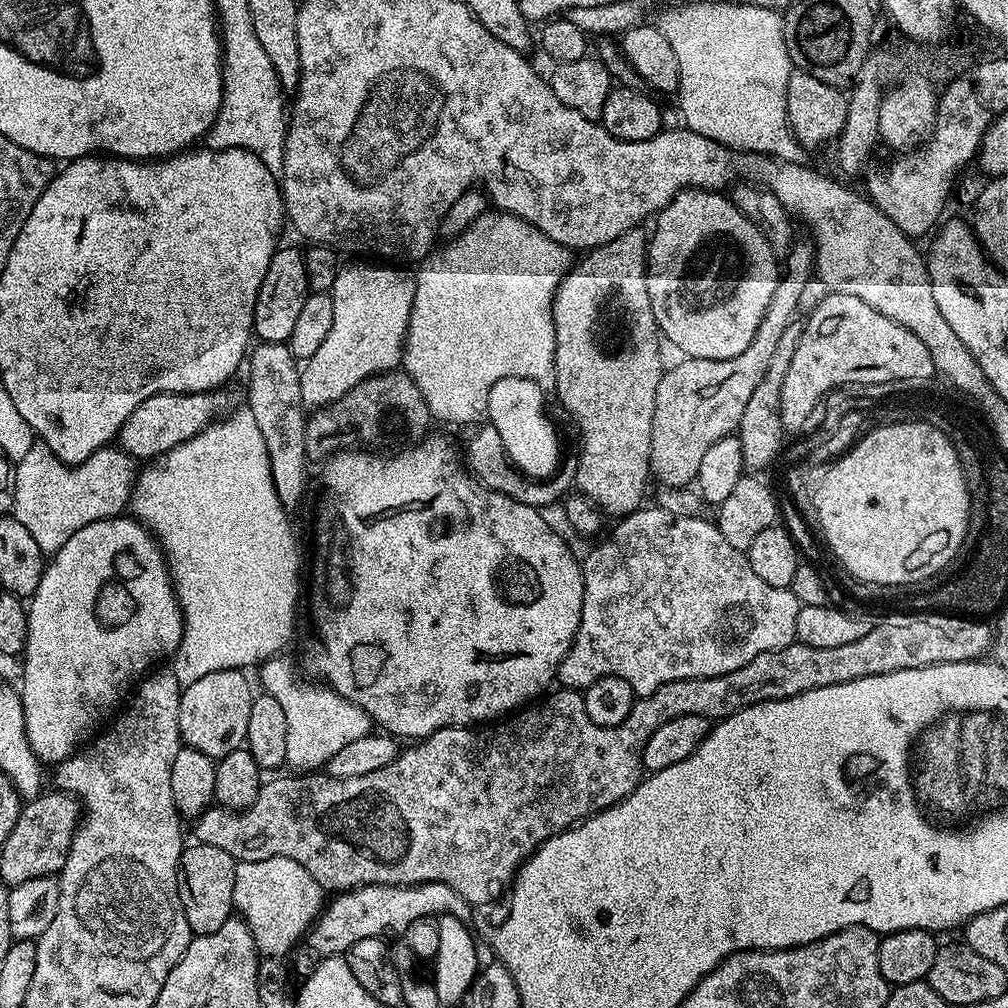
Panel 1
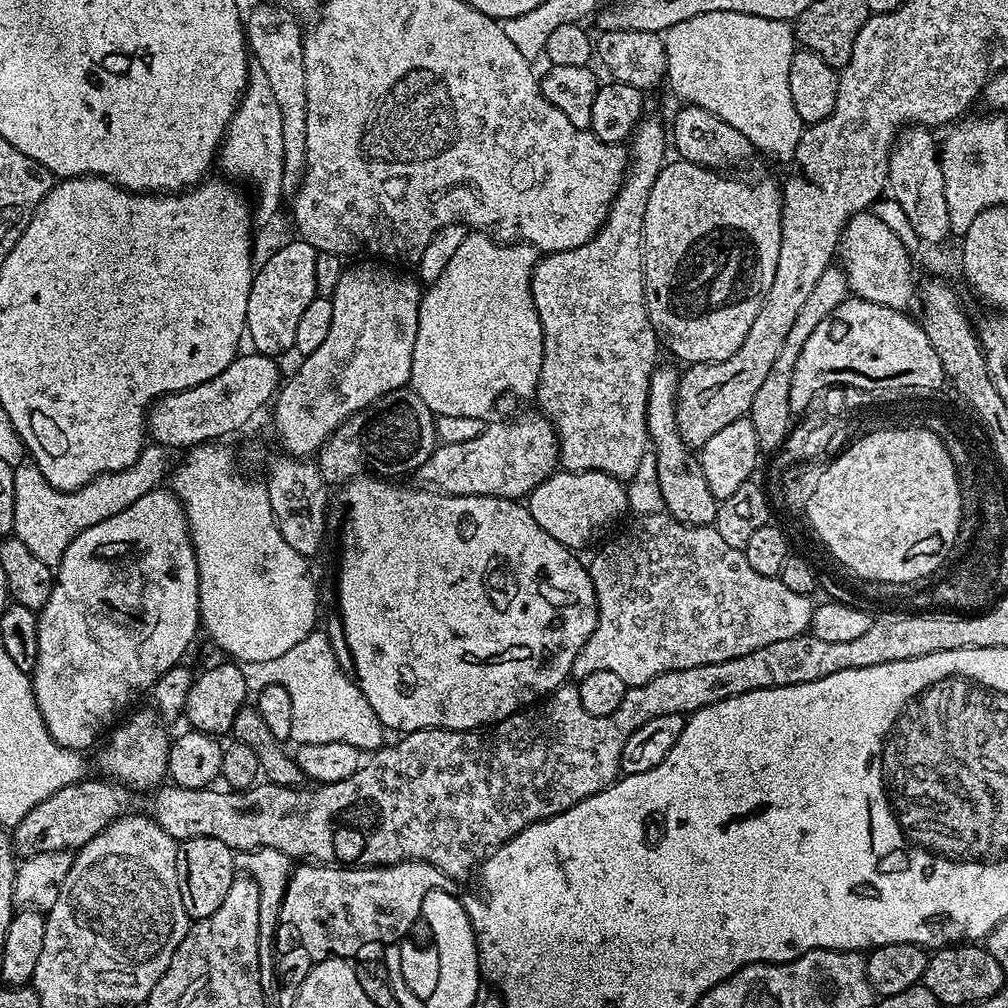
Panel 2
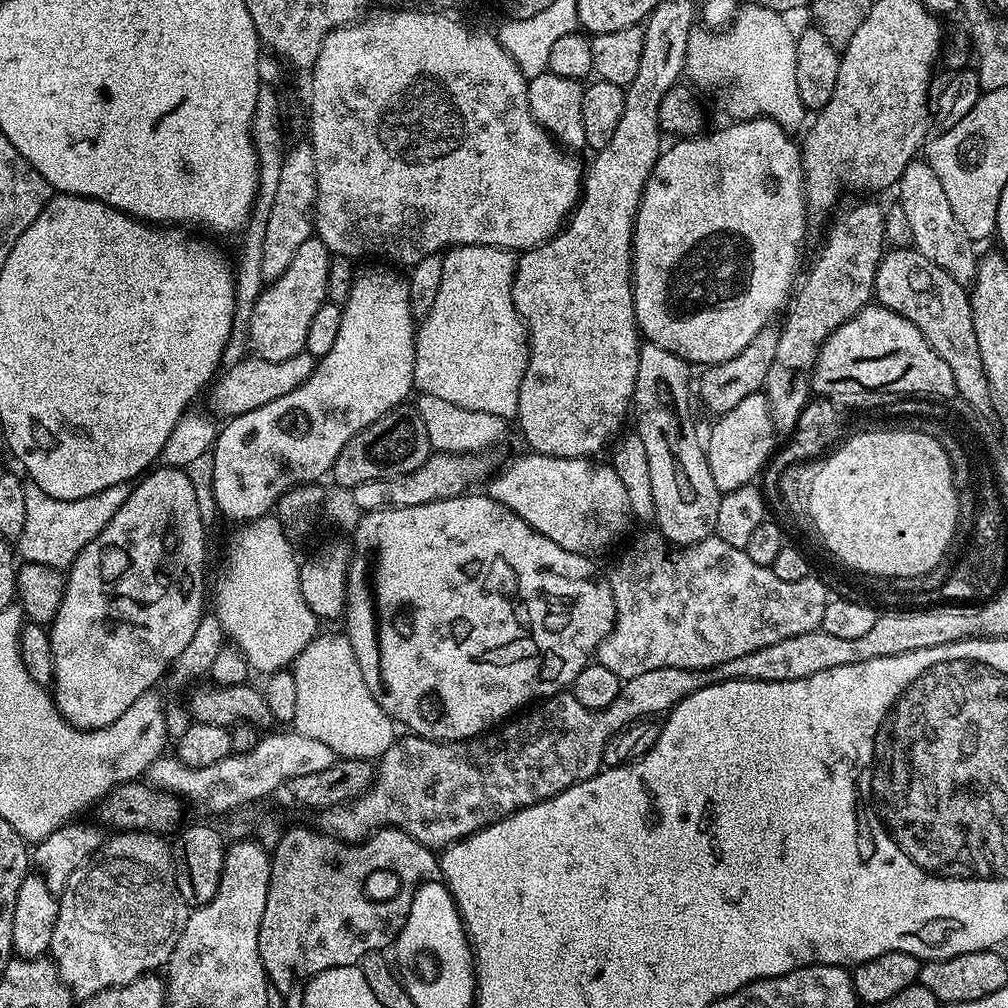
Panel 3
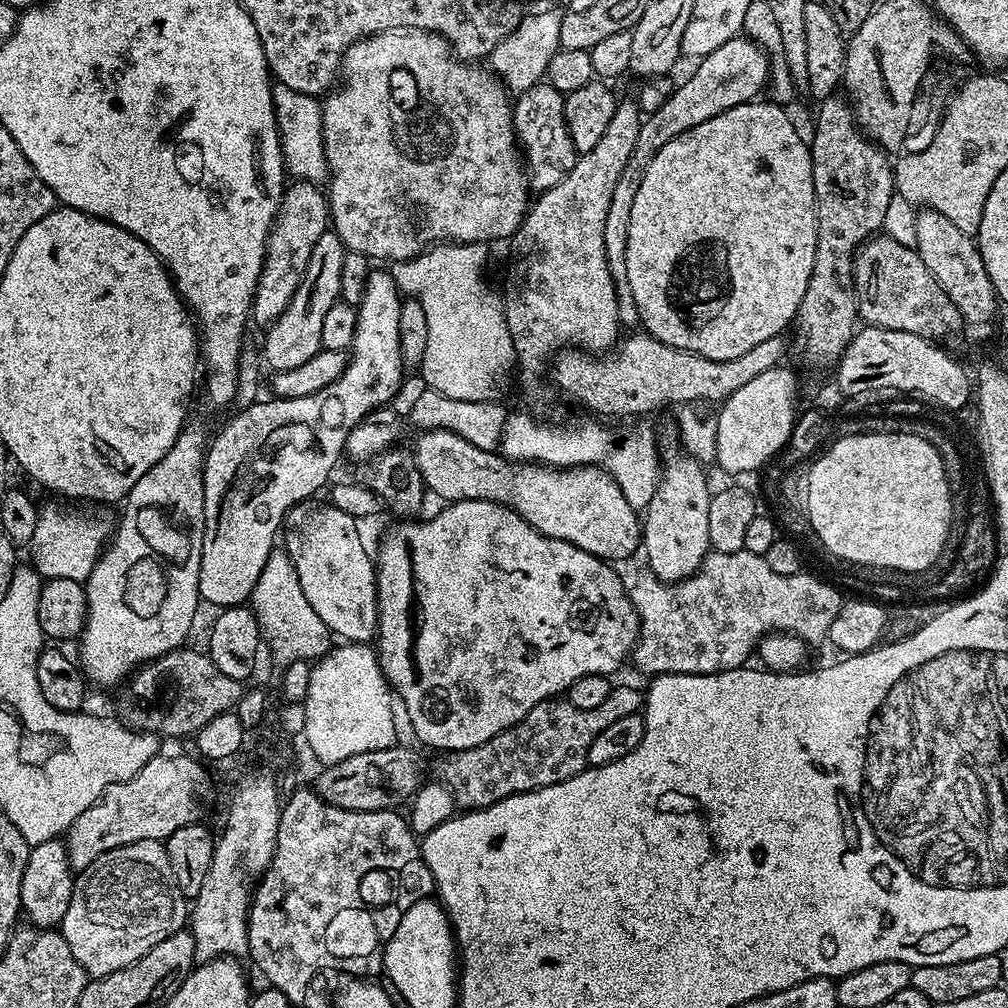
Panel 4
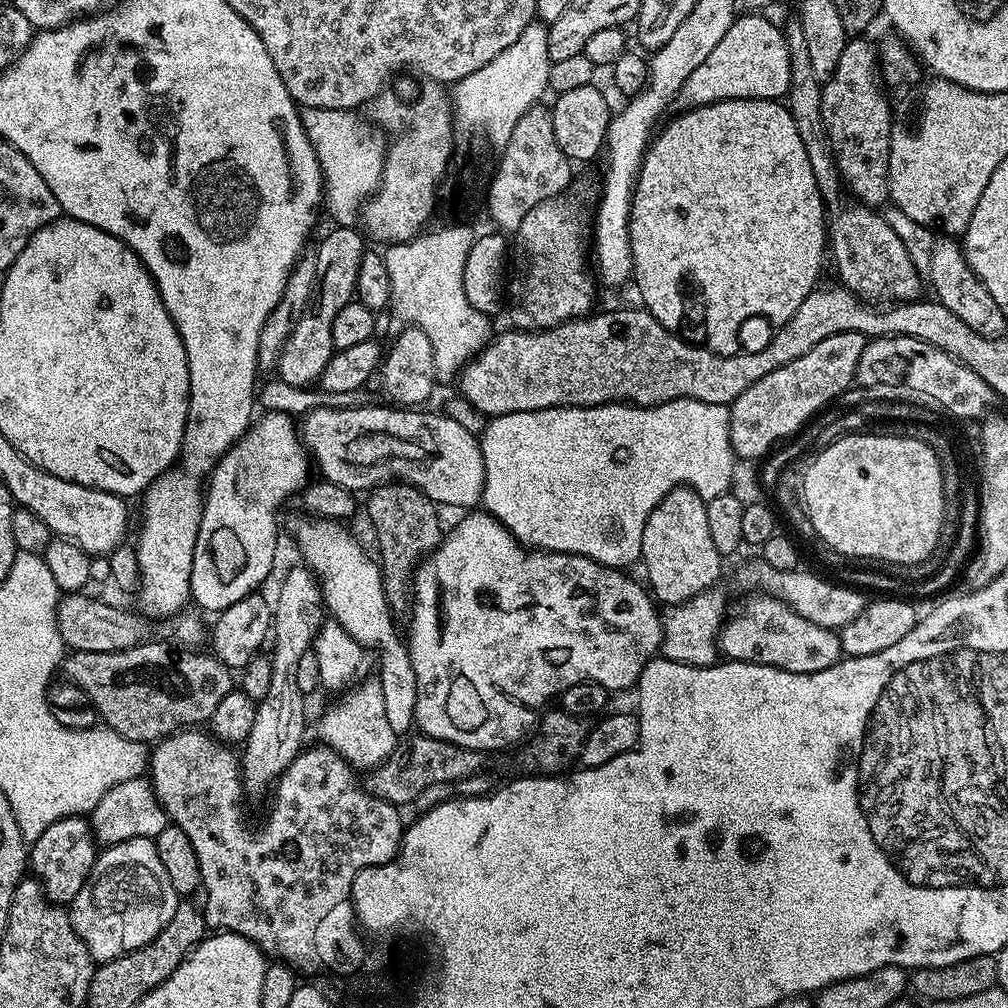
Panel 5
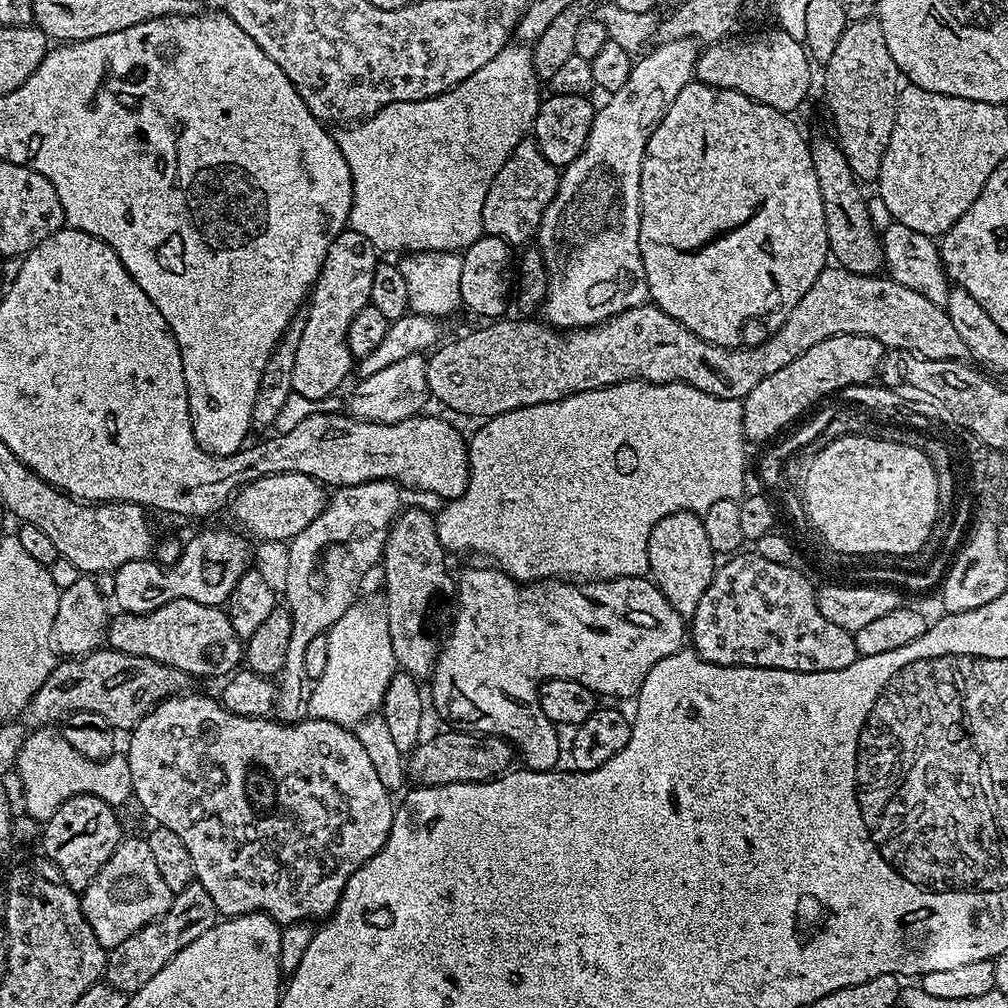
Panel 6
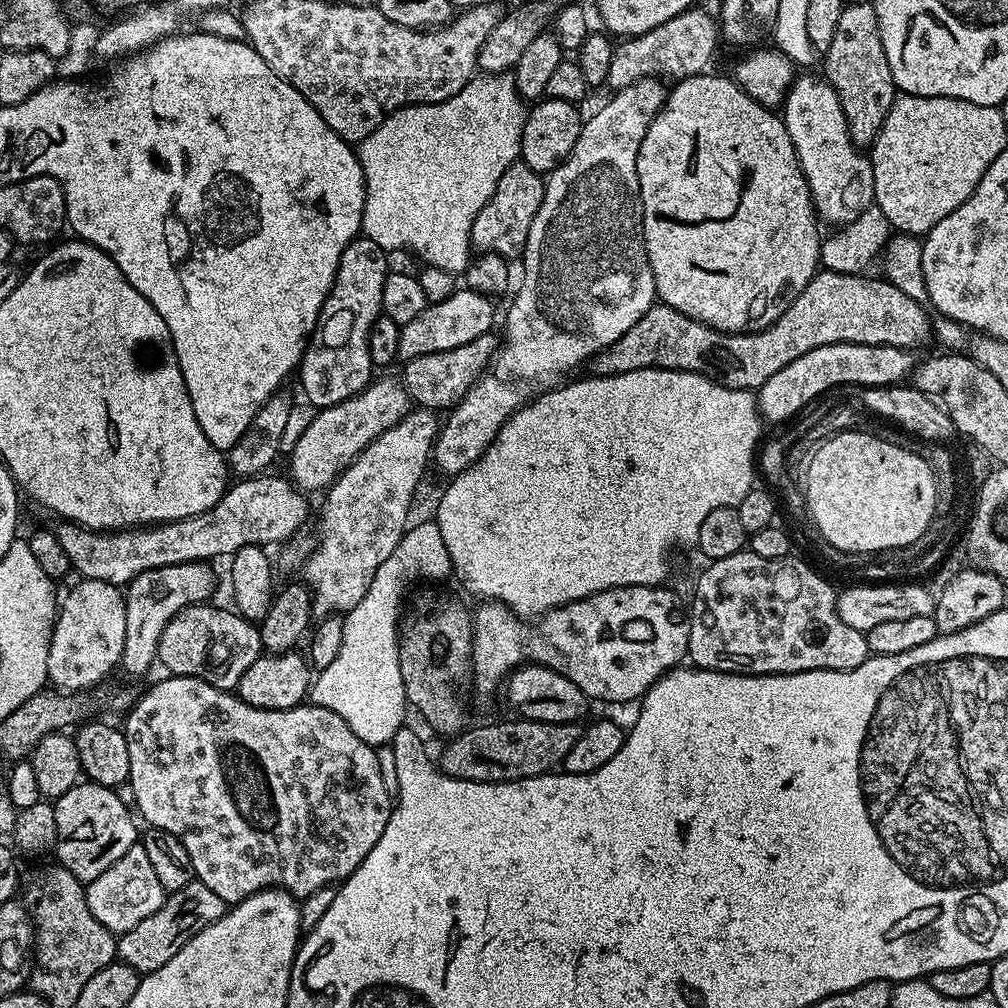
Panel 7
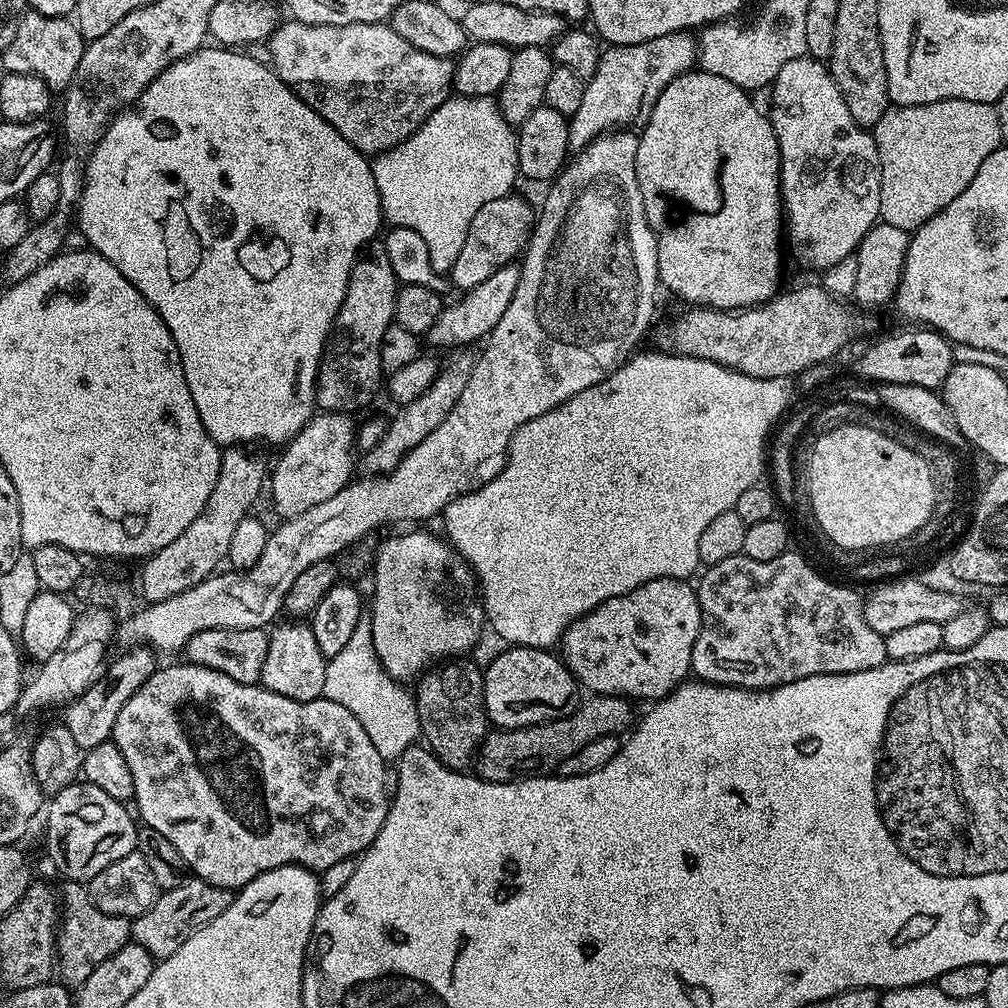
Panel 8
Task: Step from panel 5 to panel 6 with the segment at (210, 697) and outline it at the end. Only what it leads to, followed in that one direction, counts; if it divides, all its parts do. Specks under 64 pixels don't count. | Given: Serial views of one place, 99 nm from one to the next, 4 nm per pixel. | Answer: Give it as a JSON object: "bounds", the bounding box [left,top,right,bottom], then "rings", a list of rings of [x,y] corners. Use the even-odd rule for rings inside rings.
{"bounds":[22,650,190,730],"rings":[[[95,650],[80,658],[64,658],[52,669],[52,673],[38,686],[38,690],[32,696],[32,701],[22,713],[22,720],[29,725],[29,729],[35,730],[45,726],[55,725],[55,720],[63,721],[65,717],[73,712],[93,712],[102,714],[106,722],[110,722],[117,730],[131,730],[133,726],[143,718],[146,713],[161,704],[164,700],[169,700],[172,696],[179,696],[185,691],[184,688],[190,684],[190,678],[182,670],[174,666],[168,666],[162,662],[156,662],[154,658],[145,656],[128,656],[124,652],[114,652],[111,650]]]}

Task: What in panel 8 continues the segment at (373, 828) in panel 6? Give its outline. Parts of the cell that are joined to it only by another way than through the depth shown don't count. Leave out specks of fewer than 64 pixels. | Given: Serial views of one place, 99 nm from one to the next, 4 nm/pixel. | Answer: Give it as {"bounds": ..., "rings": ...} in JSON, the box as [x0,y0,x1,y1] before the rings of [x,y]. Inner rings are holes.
{"bounds":[111,662,390,890],"rings":[[[187,662],[179,663],[172,664],[169,668],[164,668],[164,666],[157,667],[156,672],[134,694],[134,698],[130,698],[124,703],[122,711],[118,713],[118,718],[114,722],[111,741],[118,746],[118,750],[122,750],[122,754],[126,758],[126,766],[130,766],[130,774],[134,778],[134,805],[136,804],[137,808],[135,808],[135,811],[138,813],[138,816],[138,811],[140,811],[141,817],[139,816],[139,819],[147,827],[158,830],[158,834],[162,834],[162,838],[167,838],[171,845],[174,846],[174,850],[178,850],[178,854],[182,854],[182,858],[188,864],[189,873],[195,879],[205,880],[219,888],[239,890],[245,888],[254,878],[258,878],[258,874],[266,874],[283,864],[298,864],[302,868],[308,868],[311,872],[319,874],[330,866],[334,866],[334,862],[342,862],[343,860],[359,857],[371,846],[374,838],[378,838],[378,830],[382,830],[382,826],[386,822],[386,814],[390,803],[390,784],[389,781],[388,784],[384,781],[386,762],[382,758],[382,754],[378,754],[378,750],[374,750],[374,742],[370,742],[370,734],[366,734],[366,730],[362,730],[362,722],[358,722],[358,718],[354,718],[354,714],[350,714],[350,710],[346,710],[346,706],[338,706],[338,702],[330,702],[323,698],[311,700],[310,702],[298,702],[294,698],[282,698],[282,694],[274,694],[270,690],[261,688],[259,683],[243,684],[242,682],[234,682],[234,678],[226,678],[226,674],[222,674],[218,670],[210,670],[206,666],[198,666]]]}

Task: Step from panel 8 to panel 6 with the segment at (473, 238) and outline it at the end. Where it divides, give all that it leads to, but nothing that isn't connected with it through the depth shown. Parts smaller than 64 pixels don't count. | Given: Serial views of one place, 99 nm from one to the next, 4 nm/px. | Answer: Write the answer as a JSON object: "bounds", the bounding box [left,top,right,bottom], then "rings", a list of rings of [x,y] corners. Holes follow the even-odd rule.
{"bounds":[482,138,560,245],"rings":[[[525,138],[512,151],[508,161],[498,170],[486,202],[482,206],[482,226],[485,233],[504,239],[508,245],[524,244],[537,235],[544,208],[556,197],[556,187],[560,184],[560,172],[542,154],[535,139]]]}

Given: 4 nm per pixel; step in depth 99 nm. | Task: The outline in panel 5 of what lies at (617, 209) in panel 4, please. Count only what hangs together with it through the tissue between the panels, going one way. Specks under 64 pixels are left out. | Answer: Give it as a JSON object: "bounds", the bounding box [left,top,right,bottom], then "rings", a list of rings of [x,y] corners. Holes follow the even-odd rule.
{"bounds":[675,12,790,110],"rings":[[[750,12],[739,15],[731,24],[725,37],[710,50],[710,55],[686,78],[682,90],[676,96],[675,105],[682,110],[710,105],[718,101],[728,100],[778,100],[788,93],[790,84],[789,47],[783,29],[765,15]]]}

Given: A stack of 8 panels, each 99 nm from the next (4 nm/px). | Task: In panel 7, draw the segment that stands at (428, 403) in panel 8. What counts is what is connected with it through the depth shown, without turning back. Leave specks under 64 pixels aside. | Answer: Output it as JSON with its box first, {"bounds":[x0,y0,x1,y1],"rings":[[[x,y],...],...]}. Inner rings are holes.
{"bounds":[302,407,442,618],"rings":[[[417,407],[410,410],[403,418],[394,426],[390,426],[390,430],[386,430],[382,434],[378,434],[378,438],[374,438],[374,442],[370,442],[361,450],[359,456],[336,477],[336,481],[328,487],[323,493],[324,509],[320,512],[320,545],[316,549],[307,553],[306,559],[302,565],[303,579],[306,581],[307,587],[310,589],[310,608],[313,613],[317,612],[317,617],[323,618],[333,614],[343,614],[349,612],[354,606],[358,606],[358,602],[362,602],[362,597],[366,595],[366,590],[370,590],[370,582],[374,582],[374,574],[378,571],[378,566],[382,566],[382,562],[386,562],[386,558],[390,558],[390,554],[394,554],[394,550],[400,544],[400,539],[404,537],[406,529],[409,527],[408,511],[412,508],[412,495],[416,492],[416,483],[424,476],[428,464],[430,468],[430,457],[432,449],[436,443],[436,437],[440,435],[442,420],[433,409]]]}

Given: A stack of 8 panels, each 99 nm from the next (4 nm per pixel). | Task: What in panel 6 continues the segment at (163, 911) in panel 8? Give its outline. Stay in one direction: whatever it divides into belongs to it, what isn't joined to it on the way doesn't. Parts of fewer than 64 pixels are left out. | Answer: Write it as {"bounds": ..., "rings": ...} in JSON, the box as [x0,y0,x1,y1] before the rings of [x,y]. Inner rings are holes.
{"bounds":[106,882,218,994],"rings":[[[193,882],[186,886],[186,890],[175,893],[172,897],[172,905],[166,910],[166,914],[159,916],[157,920],[150,921],[142,930],[130,934],[126,942],[118,942],[108,952],[108,967],[106,969],[107,983],[113,984],[119,992],[131,994],[142,990],[174,954],[178,954],[194,938],[206,934],[218,923],[218,913],[210,894],[206,894],[206,886]]]}

